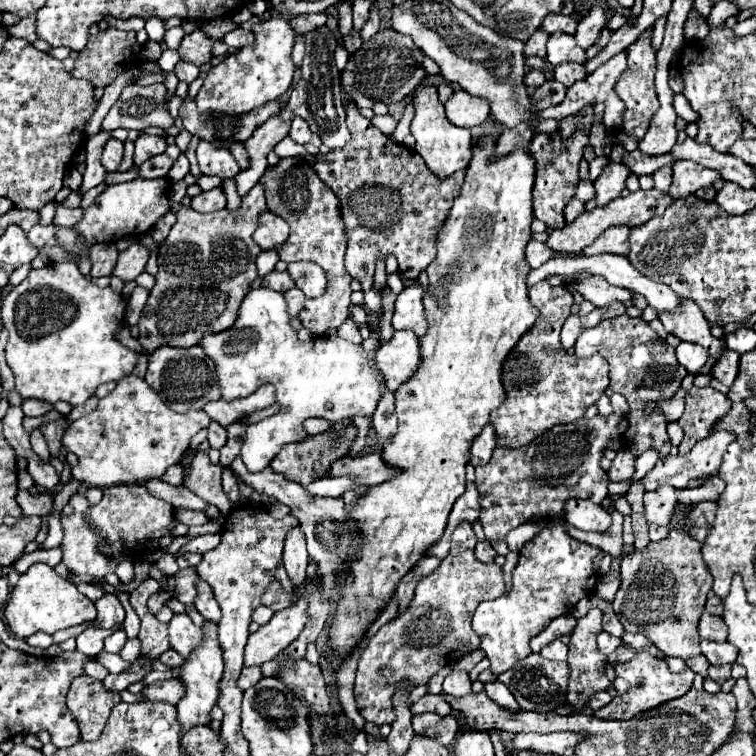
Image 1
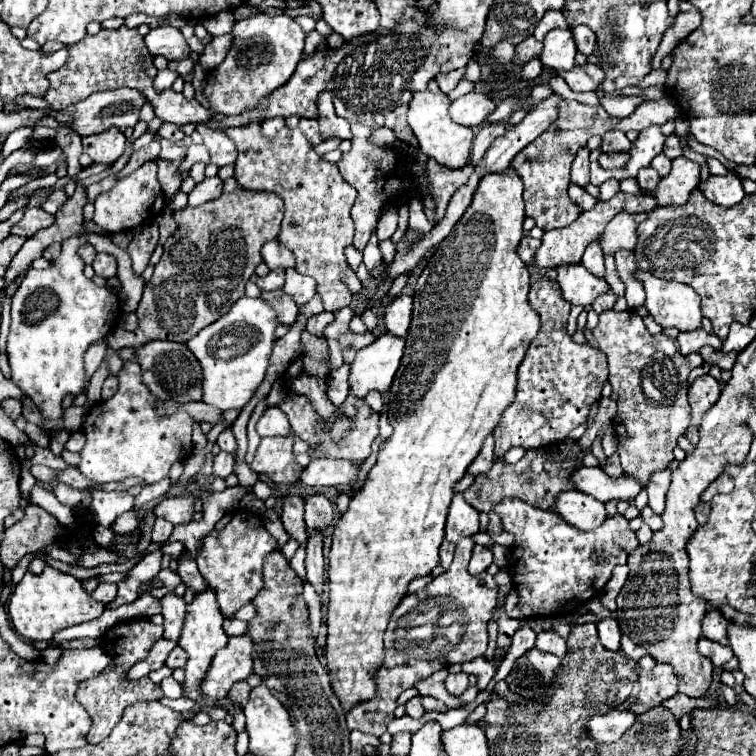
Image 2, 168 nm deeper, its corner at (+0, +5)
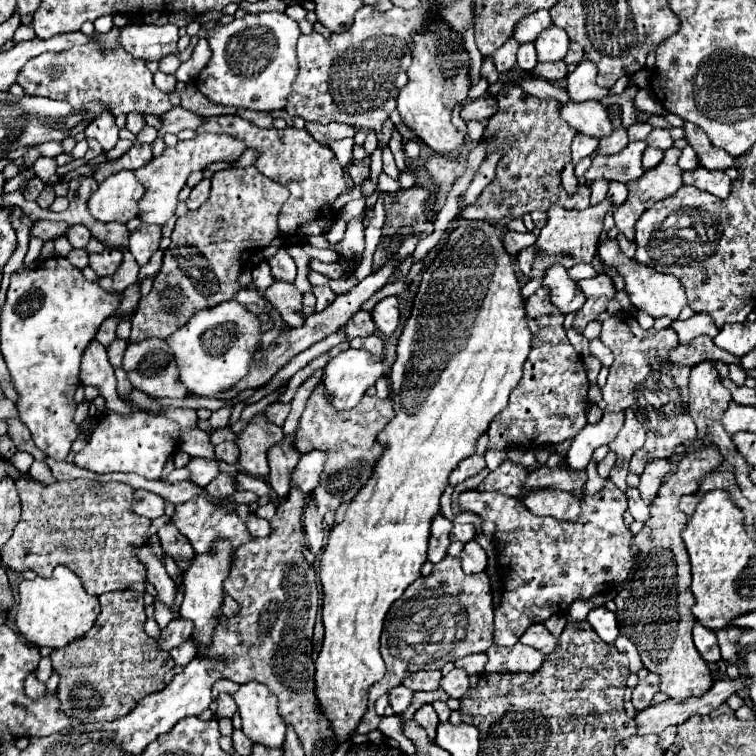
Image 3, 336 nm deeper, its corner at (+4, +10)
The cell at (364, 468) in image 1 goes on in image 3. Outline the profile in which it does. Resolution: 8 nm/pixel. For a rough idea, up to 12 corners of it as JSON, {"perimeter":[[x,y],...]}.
{"perimeter":[[302,455],[290,487],[310,493],[320,481],[326,455]]}

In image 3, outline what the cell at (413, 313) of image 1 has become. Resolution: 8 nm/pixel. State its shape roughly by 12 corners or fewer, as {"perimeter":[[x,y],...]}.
{"perimeter":[[382,299],[370,315],[382,335],[398,327],[398,299]]}

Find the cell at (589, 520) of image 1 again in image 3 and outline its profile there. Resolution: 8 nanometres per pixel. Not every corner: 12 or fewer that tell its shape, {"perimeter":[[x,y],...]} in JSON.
{"perimeter":[[556,489],[530,491],[522,503],[542,517],[580,517],[578,497]]}

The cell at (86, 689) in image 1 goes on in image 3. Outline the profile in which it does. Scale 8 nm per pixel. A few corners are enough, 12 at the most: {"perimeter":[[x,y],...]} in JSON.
{"perimeter":[[144,592],[100,595],[82,641],[54,649],[60,711],[114,721],[166,687]]}

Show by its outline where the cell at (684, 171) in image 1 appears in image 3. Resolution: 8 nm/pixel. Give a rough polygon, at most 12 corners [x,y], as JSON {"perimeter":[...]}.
{"perimeter":[[680,149],[626,183],[628,199],[614,211],[616,227],[634,239],[650,205],[682,187]]}

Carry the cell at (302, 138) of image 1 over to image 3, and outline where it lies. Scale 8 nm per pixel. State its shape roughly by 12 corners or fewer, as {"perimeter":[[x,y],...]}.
{"perimeter":[[314,125],[306,131],[322,145],[354,137],[352,125]]}

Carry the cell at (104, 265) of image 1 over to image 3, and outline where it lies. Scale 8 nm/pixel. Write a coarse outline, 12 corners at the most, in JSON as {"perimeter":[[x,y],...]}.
{"perimeter":[[118,249],[90,255],[90,267],[112,275],[122,263]]}

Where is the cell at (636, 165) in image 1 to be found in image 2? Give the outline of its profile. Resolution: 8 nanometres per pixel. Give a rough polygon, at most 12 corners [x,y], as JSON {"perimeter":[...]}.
{"perimeter":[[620,130],[606,132],[602,152],[630,152],[632,144]]}

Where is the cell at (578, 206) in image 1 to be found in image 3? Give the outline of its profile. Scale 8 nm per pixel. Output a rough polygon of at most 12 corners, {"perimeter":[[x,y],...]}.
{"perimeter":[[574,163],[562,169],[564,189],[574,193],[578,187],[576,175],[574,175]]}

